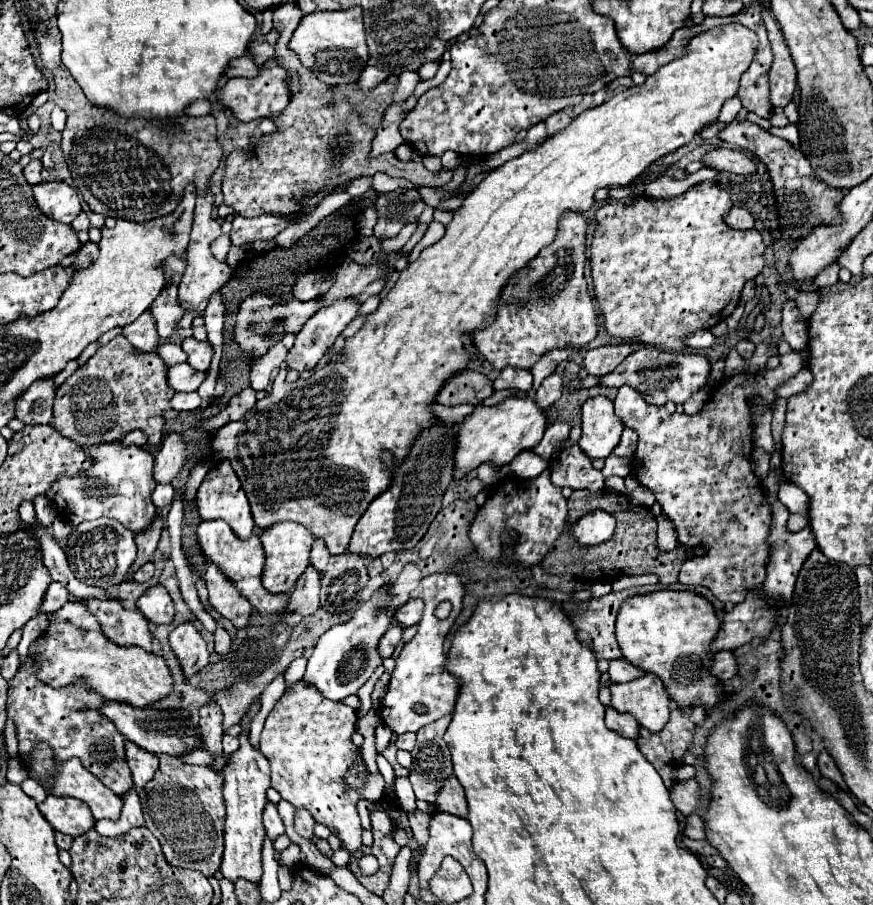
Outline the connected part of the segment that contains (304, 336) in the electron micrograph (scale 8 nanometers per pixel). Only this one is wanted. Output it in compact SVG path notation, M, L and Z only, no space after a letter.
M335 302L325 310L319 310L315 316L307 320L303 330L295 336L295 346L287 354L287 366L303 372L315 368L325 350L333 346L337 336L345 330L345 326L357 316L357 302Z

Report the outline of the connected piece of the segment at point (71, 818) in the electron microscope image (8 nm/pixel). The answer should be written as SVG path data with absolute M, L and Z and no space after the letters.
M49 794L47 800L39 804L39 810L57 832L69 834L73 838L95 826L95 818L89 806L77 798L57 798Z

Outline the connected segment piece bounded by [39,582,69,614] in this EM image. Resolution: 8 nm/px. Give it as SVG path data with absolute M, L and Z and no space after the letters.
M51 582L51 584L49 584L49 590L47 590L47 594L45 594L45 598L43 598L39 610L49 614L49 612L61 608L61 606L67 602L67 596L69 596L69 592L65 590L65 586L61 586L61 584L57 584L57 582Z

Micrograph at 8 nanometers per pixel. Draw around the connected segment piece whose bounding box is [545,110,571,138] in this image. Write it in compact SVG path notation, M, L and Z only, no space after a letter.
M561 110L561 112L553 114L553 118L549 118L545 124L547 124L547 138L551 138L553 134L561 132L565 126L569 126L569 124L571 124L571 116L569 116L569 114L565 114L565 112Z

